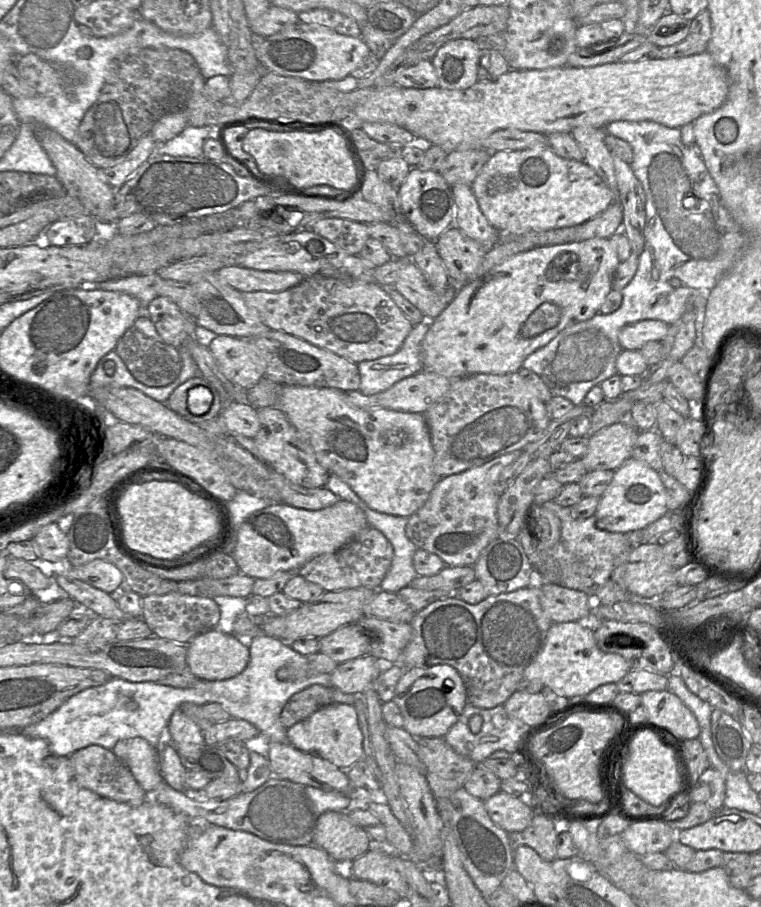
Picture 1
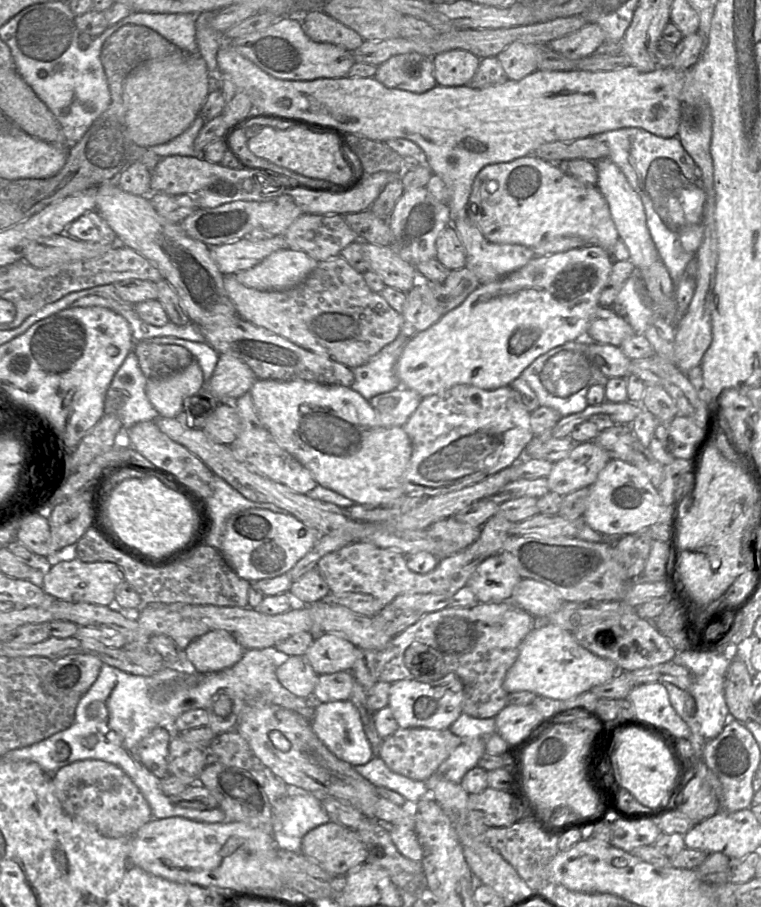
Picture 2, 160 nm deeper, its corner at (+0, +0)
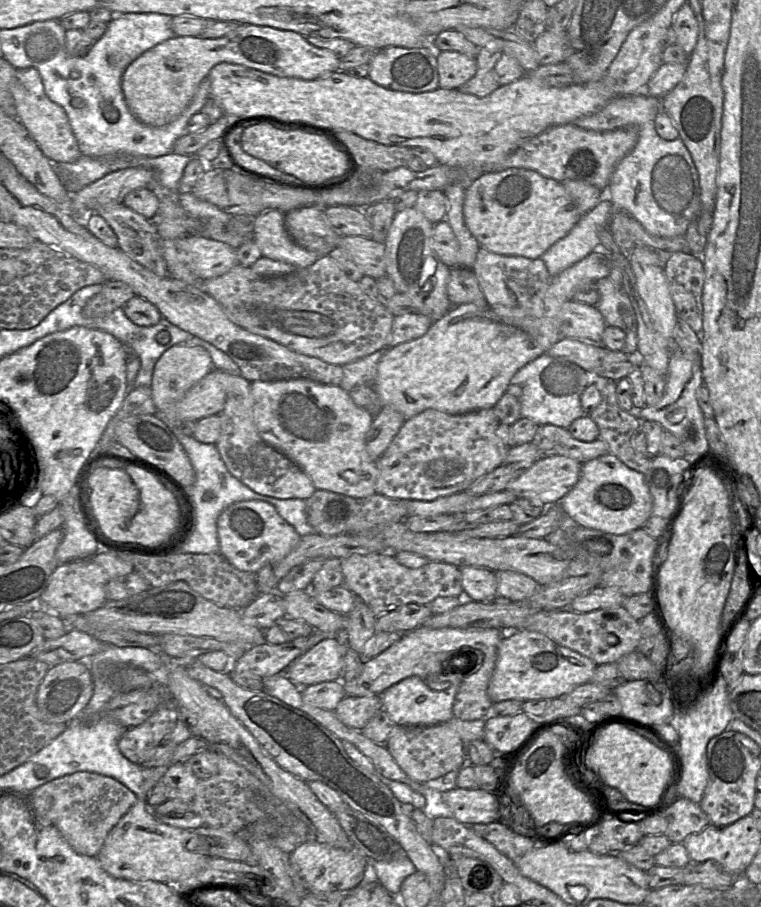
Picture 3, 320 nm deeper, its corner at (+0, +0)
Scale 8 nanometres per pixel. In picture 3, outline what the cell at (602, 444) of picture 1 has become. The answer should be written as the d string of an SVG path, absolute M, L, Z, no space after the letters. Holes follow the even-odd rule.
M566 456L541 457L509 482L506 489L514 493L517 498L526 498L542 506L556 504L575 486L580 477L581 467L581 463Z

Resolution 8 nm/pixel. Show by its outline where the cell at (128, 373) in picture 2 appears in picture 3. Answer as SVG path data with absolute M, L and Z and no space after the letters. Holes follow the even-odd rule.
M122 307L115 309L112 313L105 316L104 319L94 318L94 322L90 325L90 328L99 329L113 335L130 351L130 353L135 354L140 359L140 370L131 388L150 386L154 367L161 355L172 346L184 343L186 340L192 338L189 332L180 329L163 317L154 326L138 326L125 315ZM161 331L167 331L170 334L170 341L167 344L159 344L156 340L157 334Z

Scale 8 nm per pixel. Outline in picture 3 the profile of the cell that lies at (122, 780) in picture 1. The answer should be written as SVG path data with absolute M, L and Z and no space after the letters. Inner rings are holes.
M86 771L56 778L30 793L37 816L52 823L73 850L86 856L97 856L111 829L137 800L136 794L118 780Z

